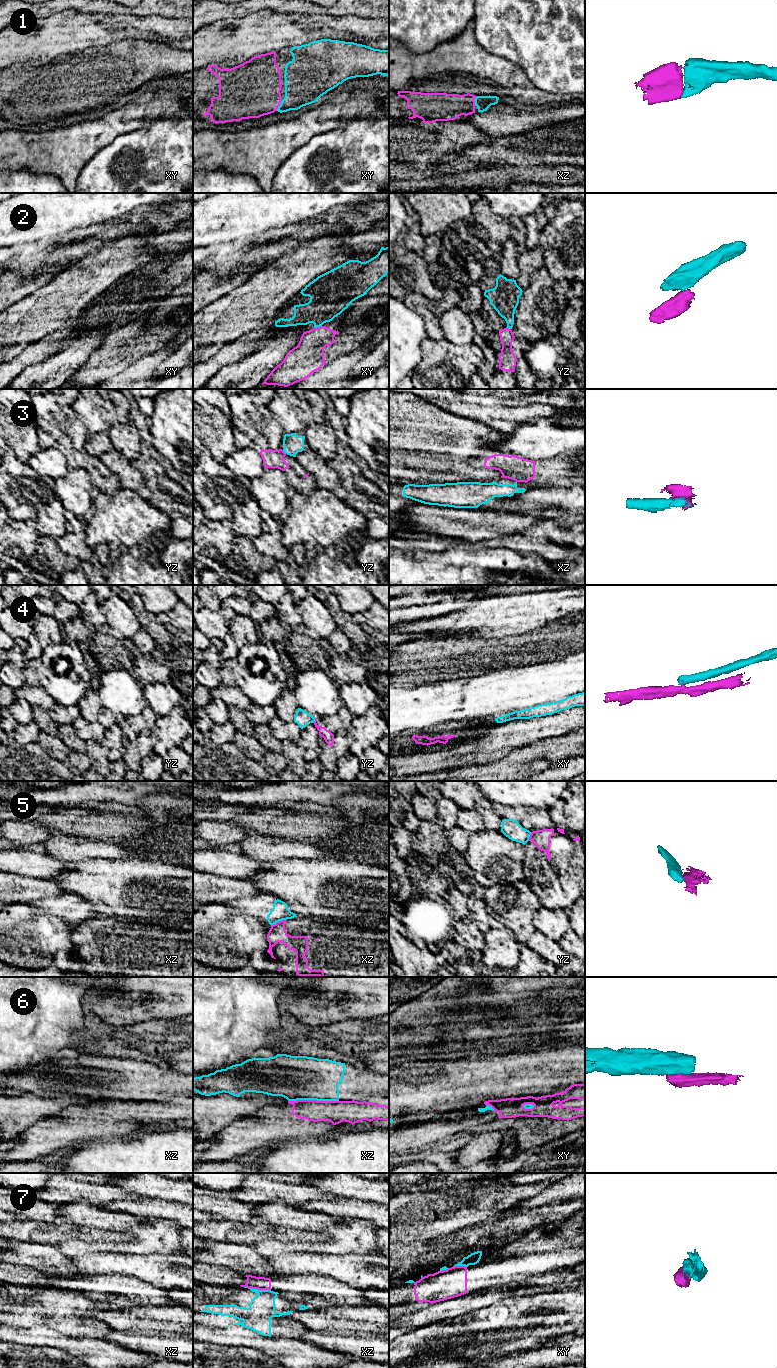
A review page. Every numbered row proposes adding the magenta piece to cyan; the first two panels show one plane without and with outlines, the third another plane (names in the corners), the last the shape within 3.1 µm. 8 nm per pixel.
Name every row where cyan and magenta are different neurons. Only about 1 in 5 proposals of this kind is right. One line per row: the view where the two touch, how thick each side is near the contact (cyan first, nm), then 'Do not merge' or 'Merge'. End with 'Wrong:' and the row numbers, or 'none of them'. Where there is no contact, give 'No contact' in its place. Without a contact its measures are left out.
1: Touches cyan in xy. Thickness 300 nm (cyan) against 440 nm. Merge
2: Touches cyan in xy. Thickness 300 nm (cyan) against 240 nm. Do not merge
3: Touches cyan in yz. Thickness 150 nm (cyan) against 140 nm. Do not merge
4: Touches cyan in yz. Thickness 120 nm (cyan) against 80 nm. Do not merge
5: Touches cyan in xz. Thickness 140 nm (cyan) against 140 nm. Do not merge
6: Touches cyan in xz. Thickness 360 nm (cyan) against 180 nm. Do not merge
7: Touches cyan in xz. Thickness 220 nm (cyan) against 110 nm. Do not merge
Wrong: 2, 3, 4, 5, 6, 7

